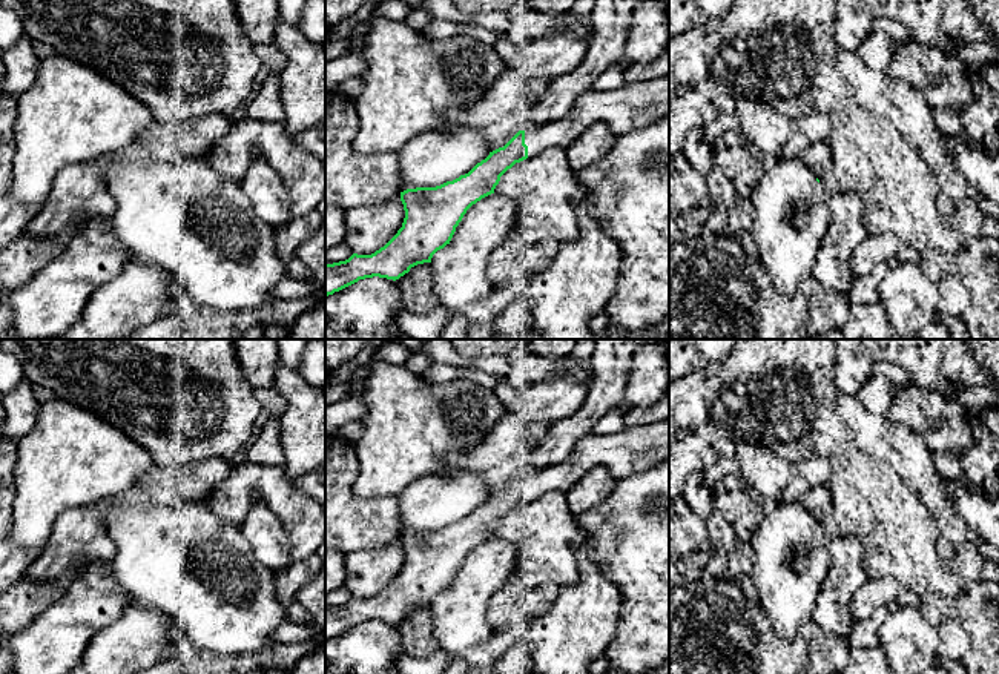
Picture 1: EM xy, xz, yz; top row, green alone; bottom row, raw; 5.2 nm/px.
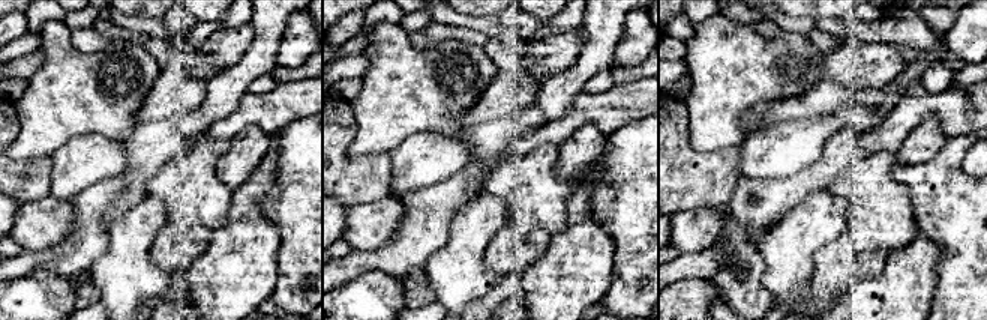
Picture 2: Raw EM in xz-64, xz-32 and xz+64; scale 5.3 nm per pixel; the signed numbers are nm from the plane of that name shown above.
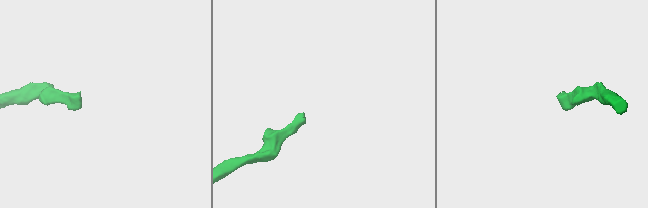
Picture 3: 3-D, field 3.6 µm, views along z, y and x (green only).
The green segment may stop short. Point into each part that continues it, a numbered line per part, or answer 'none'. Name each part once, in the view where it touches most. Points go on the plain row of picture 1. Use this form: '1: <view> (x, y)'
1: xz (640, 447)

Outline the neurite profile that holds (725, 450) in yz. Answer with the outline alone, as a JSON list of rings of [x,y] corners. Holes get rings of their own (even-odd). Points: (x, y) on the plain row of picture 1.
[[[721,438],[714,444],[712,451],[717,454],[720,462],[732,464],[735,454],[735,444],[726,438]]]

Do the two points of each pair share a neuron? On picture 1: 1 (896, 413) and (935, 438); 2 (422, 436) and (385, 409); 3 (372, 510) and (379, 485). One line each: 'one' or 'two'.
1: one
2: one
3: two

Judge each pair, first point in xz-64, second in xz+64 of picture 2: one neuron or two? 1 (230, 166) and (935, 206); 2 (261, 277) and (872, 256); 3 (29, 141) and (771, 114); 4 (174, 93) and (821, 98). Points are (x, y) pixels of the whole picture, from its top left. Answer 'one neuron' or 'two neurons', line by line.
1: two neurons
2: two neurons
3: two neurons
4: one neuron

